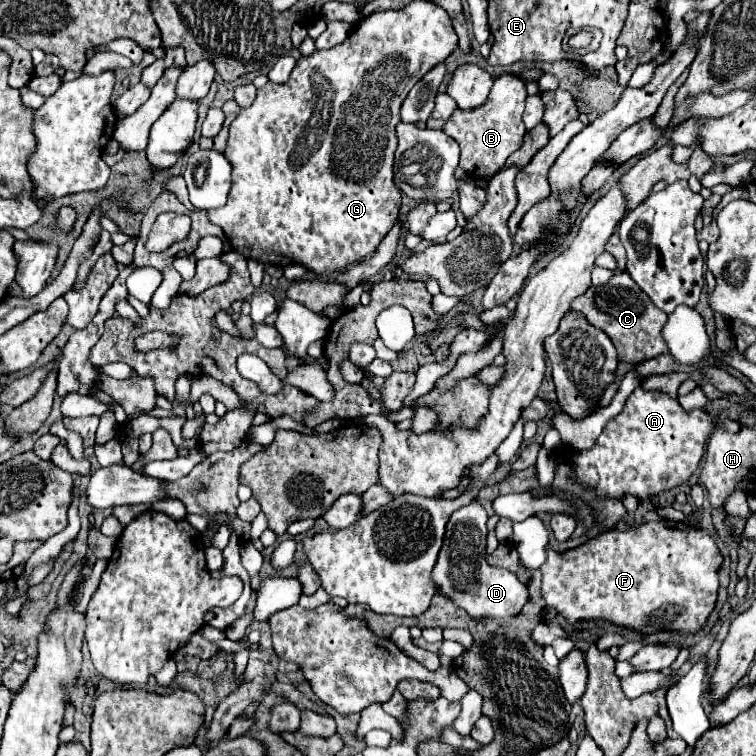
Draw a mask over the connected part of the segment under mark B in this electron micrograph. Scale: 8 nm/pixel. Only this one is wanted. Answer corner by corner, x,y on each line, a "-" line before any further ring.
513,74
499,76
483,106
475,110
455,110
455,114
443,126
443,132
461,146
459,166
465,170
467,176
475,180
491,178
505,166
507,158
523,144
523,136
527,132
521,120
525,96
527,96
525,82
519,80
519,76

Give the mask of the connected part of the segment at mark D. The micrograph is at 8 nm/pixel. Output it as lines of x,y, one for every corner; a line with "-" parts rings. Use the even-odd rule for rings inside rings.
473,500
471,504
453,512
451,520
447,522
443,548
431,572
437,594
447,596
457,608
465,610
473,620
487,618
487,616
497,616
497,618
515,616
521,612
523,604
529,600
527,586
519,582
515,574
503,568
495,568
487,562
485,522
487,522
487,512
479,500
-
469,578
475,582
469,582

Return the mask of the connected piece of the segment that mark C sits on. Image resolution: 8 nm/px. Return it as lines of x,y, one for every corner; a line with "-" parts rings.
627,272
615,274
603,286
591,286
585,294
573,300
571,308
585,314
595,328
603,330
613,340
621,362
639,364
667,352
667,346
661,338
661,326
665,324
667,314
659,312
659,308
655,308
655,304
643,296
643,290
631,280
631,276
627,276

